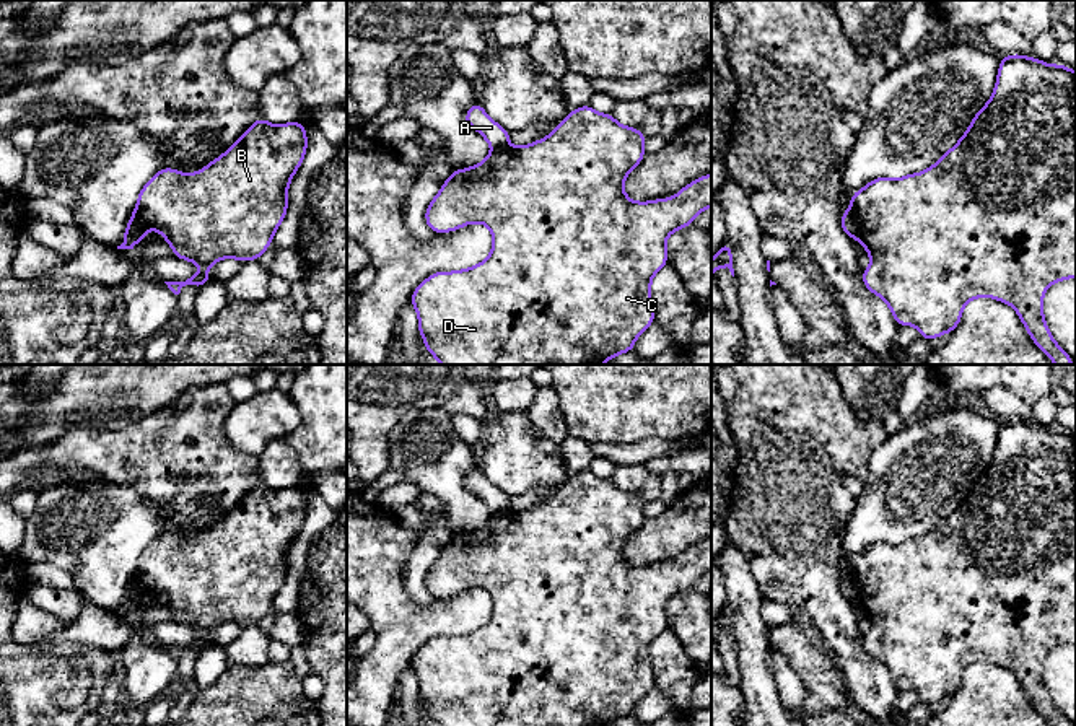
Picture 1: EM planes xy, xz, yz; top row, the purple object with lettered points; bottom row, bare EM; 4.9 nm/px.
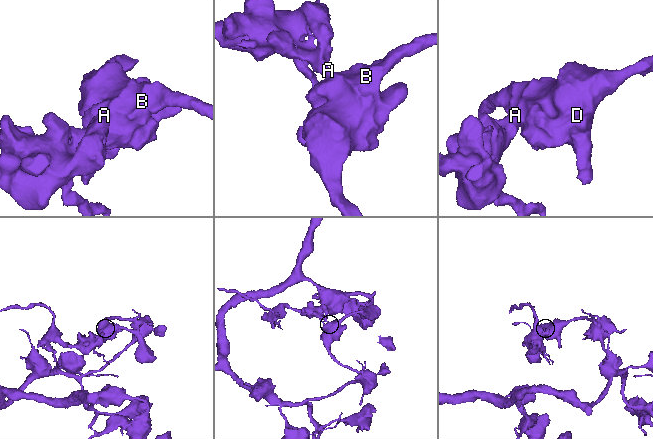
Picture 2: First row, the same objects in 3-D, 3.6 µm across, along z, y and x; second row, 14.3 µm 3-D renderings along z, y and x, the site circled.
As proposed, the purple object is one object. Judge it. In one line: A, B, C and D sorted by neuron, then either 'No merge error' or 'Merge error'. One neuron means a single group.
Groups: A / B C D. Merge error

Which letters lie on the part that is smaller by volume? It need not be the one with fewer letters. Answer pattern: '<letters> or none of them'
A

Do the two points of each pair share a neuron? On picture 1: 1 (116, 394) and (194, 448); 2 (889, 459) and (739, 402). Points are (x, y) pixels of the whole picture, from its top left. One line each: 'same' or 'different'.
1: different
2: different

